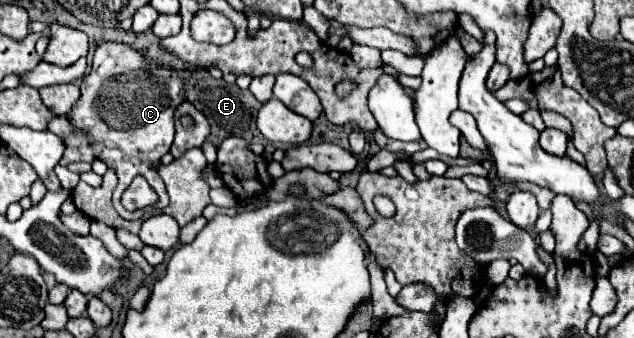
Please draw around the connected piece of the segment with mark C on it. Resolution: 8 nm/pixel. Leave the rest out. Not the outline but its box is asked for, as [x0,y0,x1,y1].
[60,42,186,220]

